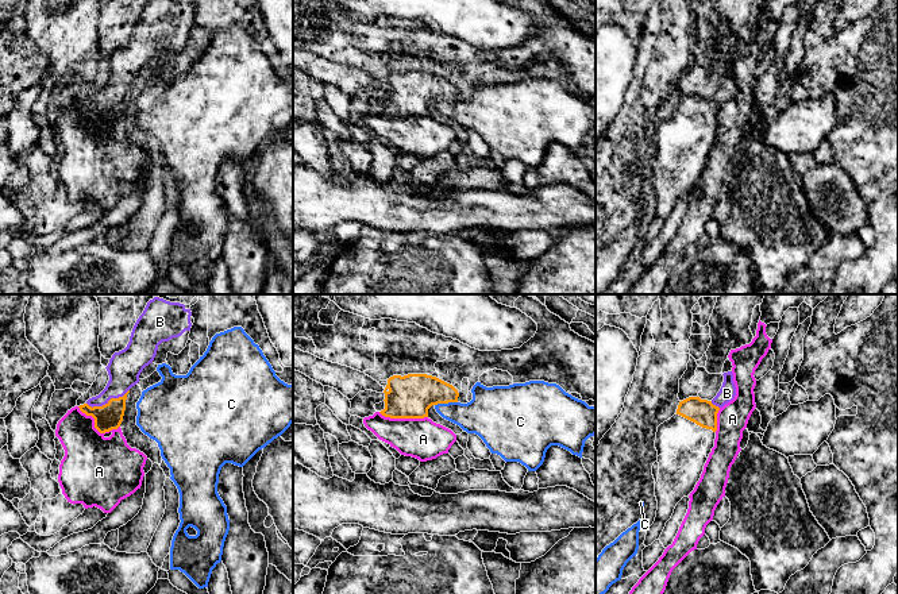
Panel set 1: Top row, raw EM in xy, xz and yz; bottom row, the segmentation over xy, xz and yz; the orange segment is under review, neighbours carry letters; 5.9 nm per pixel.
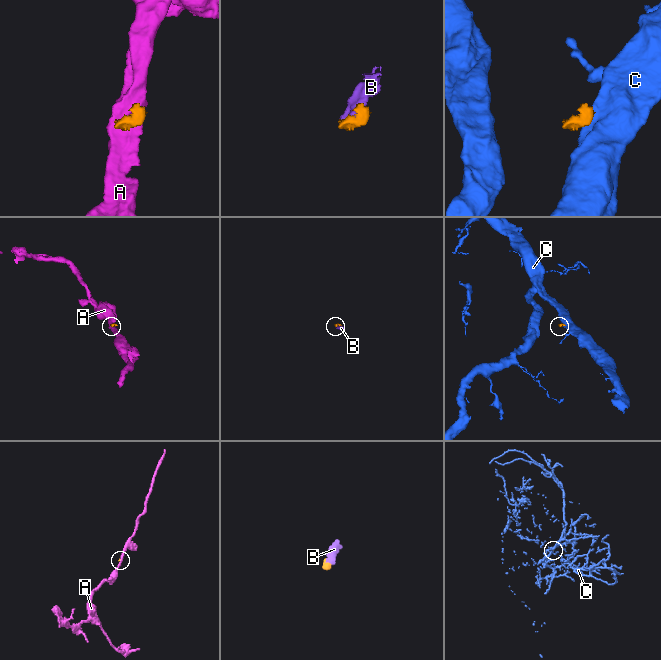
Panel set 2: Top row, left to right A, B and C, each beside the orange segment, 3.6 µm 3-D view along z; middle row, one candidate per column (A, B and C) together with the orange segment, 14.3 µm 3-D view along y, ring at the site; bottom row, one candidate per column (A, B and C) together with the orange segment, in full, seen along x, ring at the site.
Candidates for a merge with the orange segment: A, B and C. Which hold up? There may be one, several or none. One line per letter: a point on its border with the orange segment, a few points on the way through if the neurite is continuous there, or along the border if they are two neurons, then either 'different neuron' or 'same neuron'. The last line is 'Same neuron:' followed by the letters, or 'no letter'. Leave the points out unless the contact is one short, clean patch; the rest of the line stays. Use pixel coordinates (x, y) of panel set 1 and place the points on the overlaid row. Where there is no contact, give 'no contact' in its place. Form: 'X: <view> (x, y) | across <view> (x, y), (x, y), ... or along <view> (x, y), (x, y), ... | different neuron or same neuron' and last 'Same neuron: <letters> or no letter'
A: xy (95, 427) | along xy (77, 407), (93, 419), (93, 425), (100, 432), (119, 427) | different neuron
B: xy (108, 401) | across xy (110, 416), (108, 401), (115, 394), (124, 367) | same neuron
C: xz (446, 402) | along xz (457, 401), (435, 405) | different neuron
Same neuron: B

